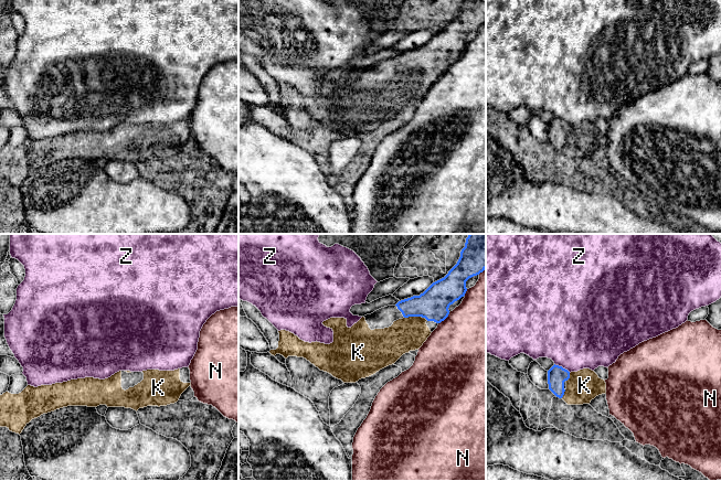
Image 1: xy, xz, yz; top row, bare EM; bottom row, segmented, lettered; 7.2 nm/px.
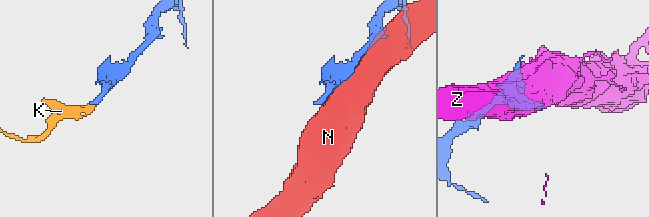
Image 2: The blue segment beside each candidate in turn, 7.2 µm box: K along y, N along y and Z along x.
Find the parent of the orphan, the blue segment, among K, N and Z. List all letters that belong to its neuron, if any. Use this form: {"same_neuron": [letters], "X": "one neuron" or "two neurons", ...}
{"same_neuron": ["K"], "K": "one neuron", "N": "two neurons", "Z": "two neurons"}

